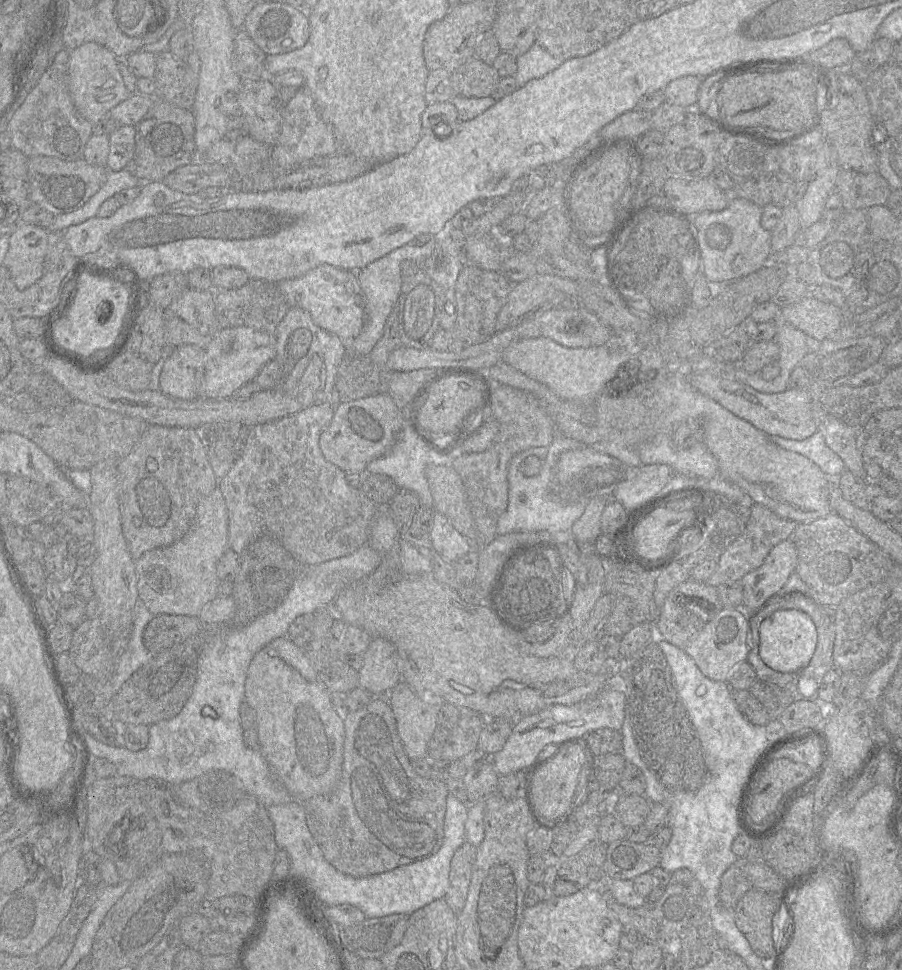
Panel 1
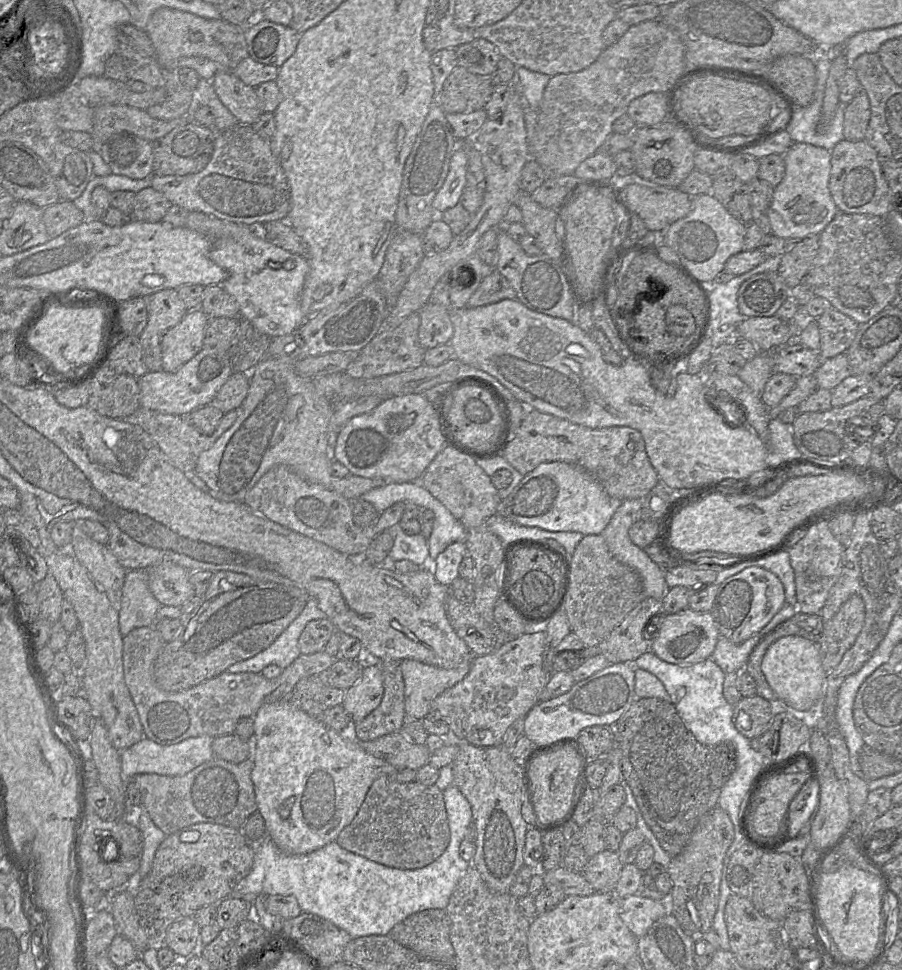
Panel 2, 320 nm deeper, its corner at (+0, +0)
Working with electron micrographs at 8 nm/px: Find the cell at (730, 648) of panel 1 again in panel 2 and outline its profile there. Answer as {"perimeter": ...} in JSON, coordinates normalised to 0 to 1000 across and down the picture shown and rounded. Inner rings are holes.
{"perimeter":[[[761,627],[747,633],[731,634],[727,647],[720,643],[716,658],[722,658],[721,670],[737,682],[752,686],[772,685],[788,677],[798,657],[787,631]],[[722,651],[717,656],[717,652]]]}

